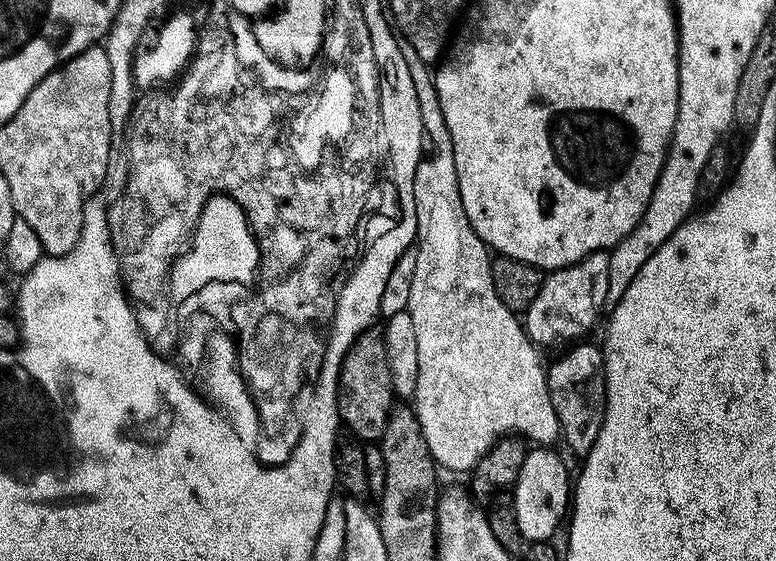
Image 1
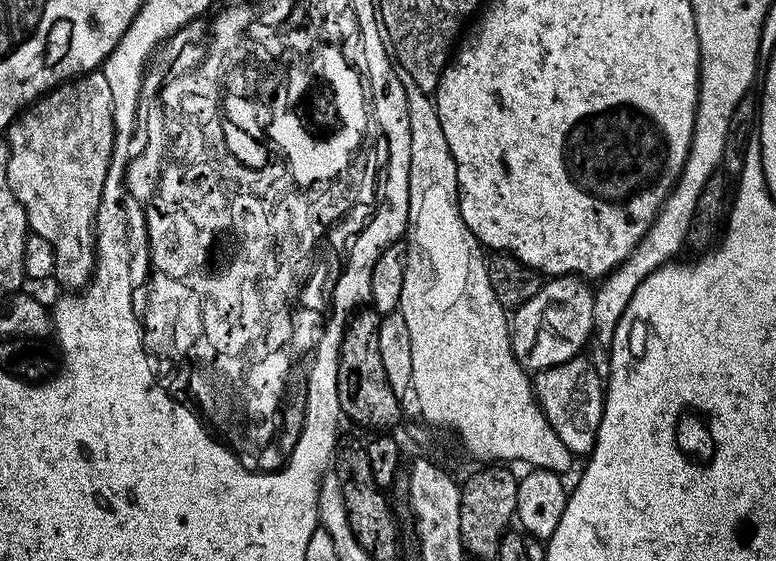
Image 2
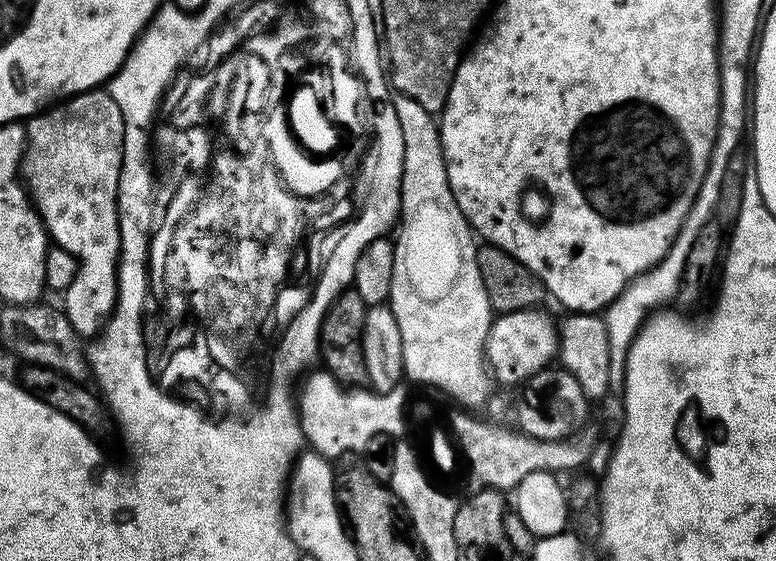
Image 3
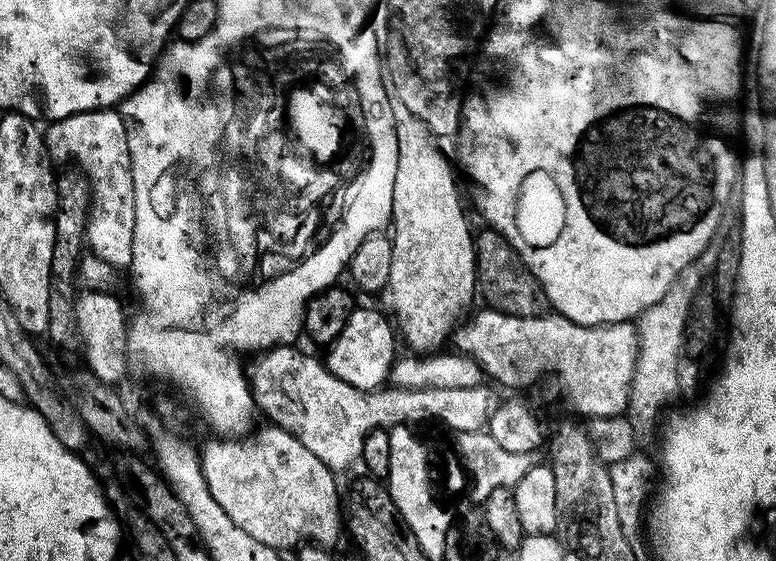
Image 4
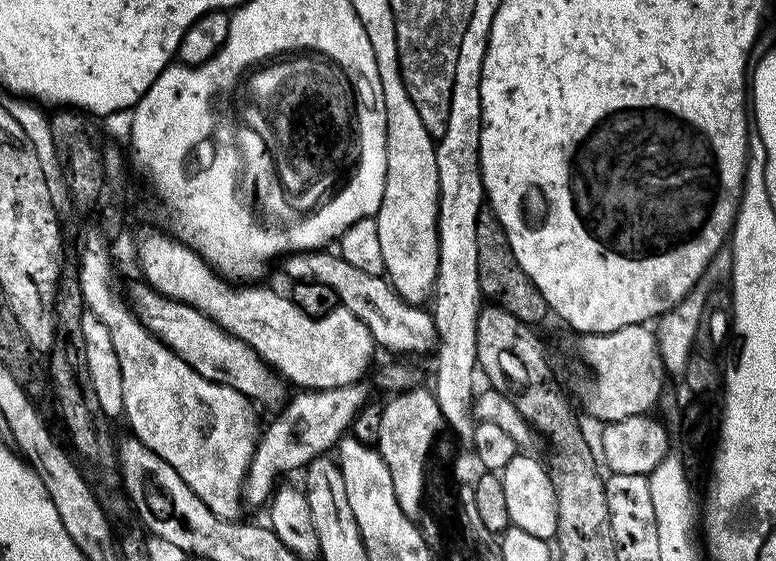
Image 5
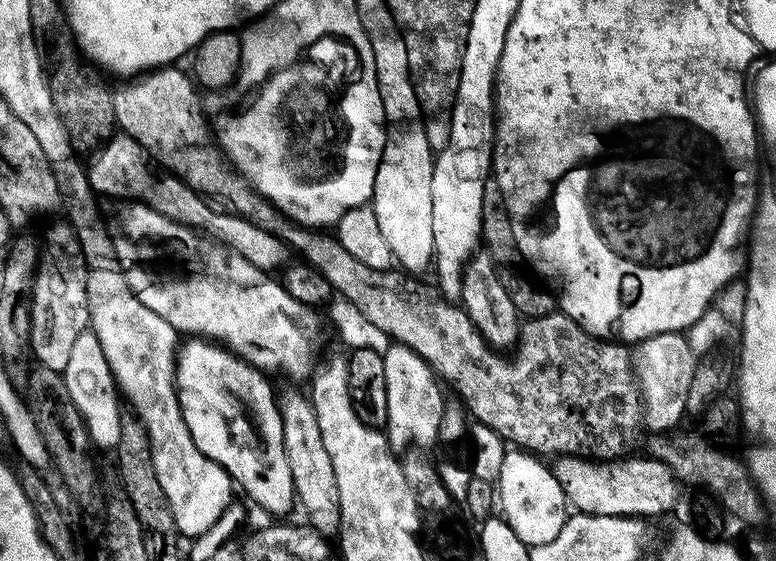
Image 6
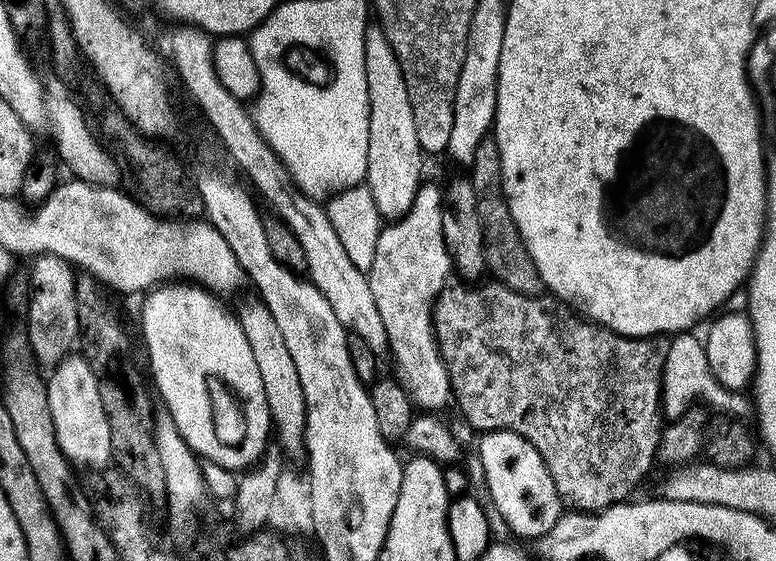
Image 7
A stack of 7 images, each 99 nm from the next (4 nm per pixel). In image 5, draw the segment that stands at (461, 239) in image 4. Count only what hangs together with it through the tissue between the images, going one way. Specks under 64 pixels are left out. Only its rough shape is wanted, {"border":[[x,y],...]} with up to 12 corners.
{"border":[[381,63],[386,279],[411,305],[436,287],[438,162],[395,63]]}

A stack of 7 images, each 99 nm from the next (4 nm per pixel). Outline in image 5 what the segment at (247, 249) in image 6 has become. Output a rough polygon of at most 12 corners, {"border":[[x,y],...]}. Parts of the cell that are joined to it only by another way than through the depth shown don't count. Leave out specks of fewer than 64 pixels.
{"border":[[337,253],[283,259],[295,281],[328,285],[390,352],[436,346],[435,317],[385,277]]}

